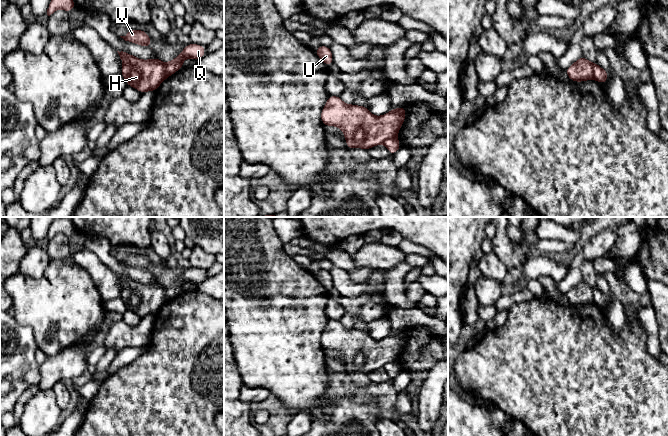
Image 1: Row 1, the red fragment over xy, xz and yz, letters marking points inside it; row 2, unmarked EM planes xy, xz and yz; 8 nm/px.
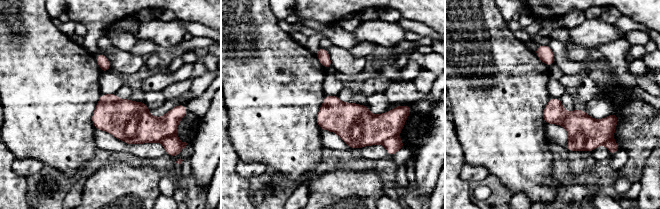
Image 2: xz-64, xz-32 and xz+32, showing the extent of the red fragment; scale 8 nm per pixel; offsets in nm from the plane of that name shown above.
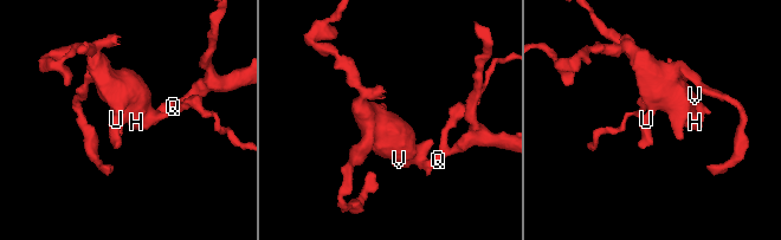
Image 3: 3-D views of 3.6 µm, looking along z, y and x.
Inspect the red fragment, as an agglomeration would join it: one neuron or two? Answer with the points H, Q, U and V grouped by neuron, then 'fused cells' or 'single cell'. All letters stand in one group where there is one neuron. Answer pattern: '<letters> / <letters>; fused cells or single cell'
H U V / Q; fused cells

